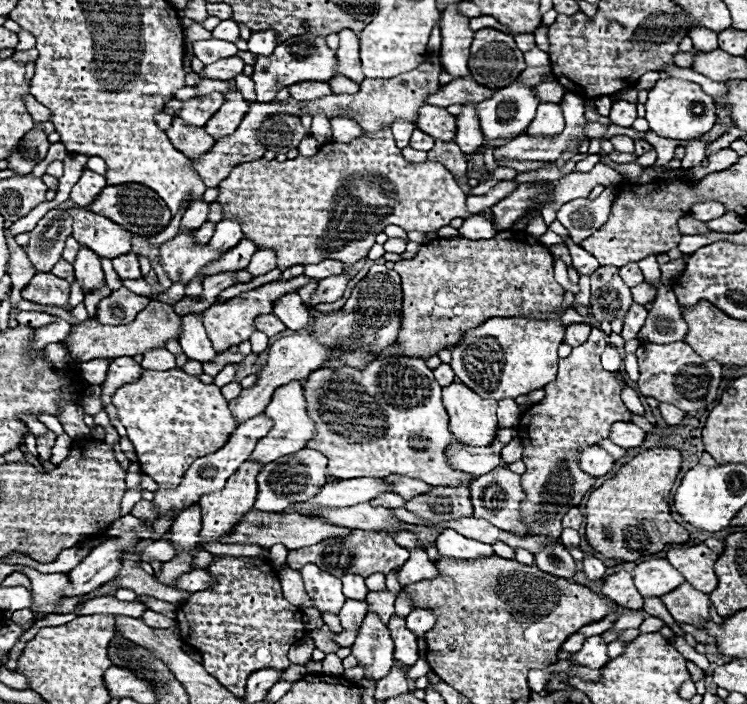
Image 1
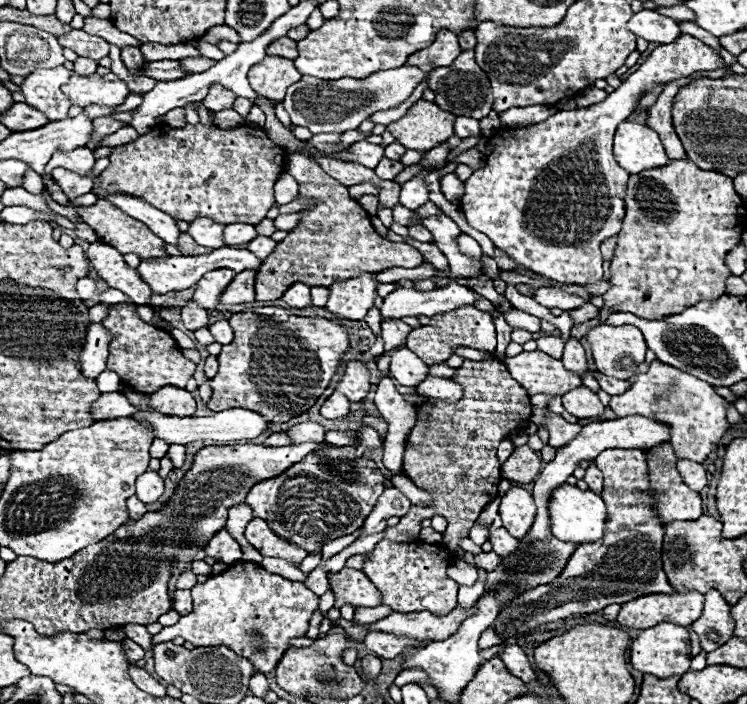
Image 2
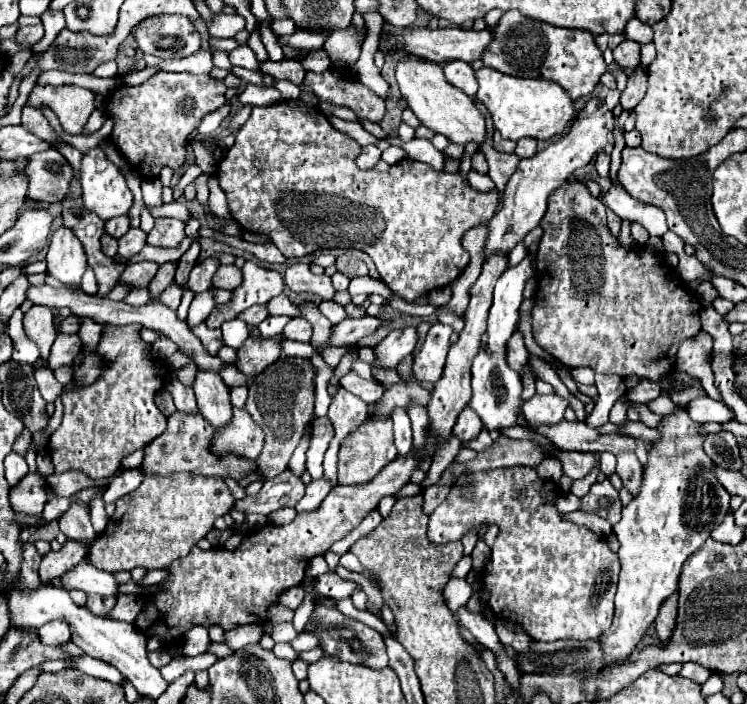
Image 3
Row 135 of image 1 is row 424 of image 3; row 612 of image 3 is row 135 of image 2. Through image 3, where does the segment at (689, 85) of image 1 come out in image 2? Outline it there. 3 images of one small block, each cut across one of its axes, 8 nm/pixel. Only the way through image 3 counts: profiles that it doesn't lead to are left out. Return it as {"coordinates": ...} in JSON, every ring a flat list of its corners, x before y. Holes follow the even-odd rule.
{"coordinates":[[622,122,614,136,614,158,628,174,668,164,660,138,648,126]]}

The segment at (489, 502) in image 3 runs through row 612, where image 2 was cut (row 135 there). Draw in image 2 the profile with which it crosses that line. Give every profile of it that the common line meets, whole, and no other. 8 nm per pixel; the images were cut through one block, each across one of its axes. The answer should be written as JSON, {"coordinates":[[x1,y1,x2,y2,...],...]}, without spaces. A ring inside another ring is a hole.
{"coordinates":[[682,34,674,42,658,46,646,58,646,62,620,84,620,88,608,94,604,102,588,108,556,112,548,120,528,128,498,130,494,134,494,150,486,158,486,166,476,170,464,184,466,192,460,200,460,208,466,214,468,224,484,232,494,242,494,246,506,252,516,264,524,264,544,278,570,284,588,284,602,280,600,244,606,238,616,236,622,228,626,182,630,176,612,158,612,134,616,132,616,126,632,114,638,98,644,92,652,90,656,84,668,84,694,72,716,68,724,68,724,60,718,58,714,50,702,40,690,34]]}

